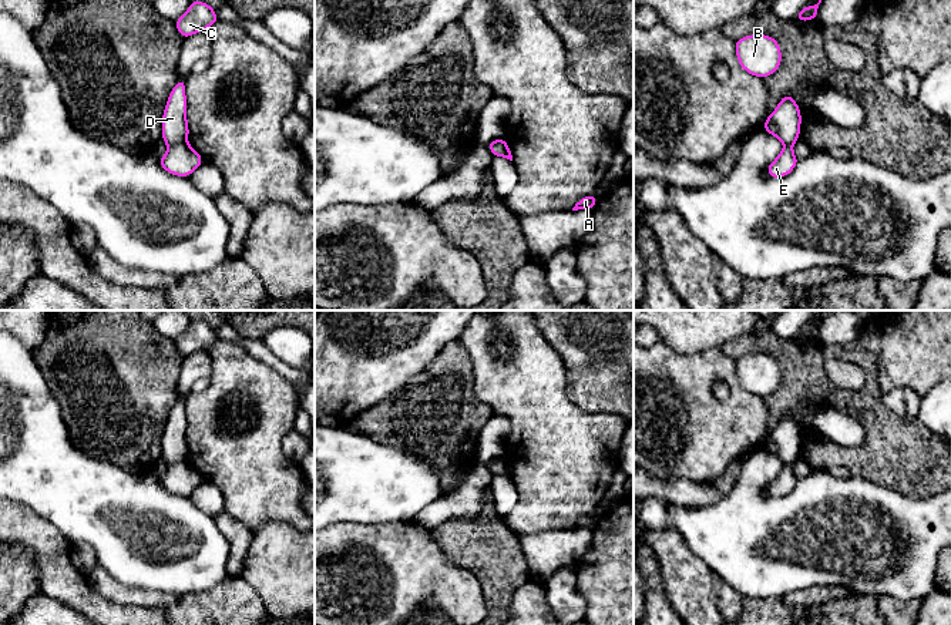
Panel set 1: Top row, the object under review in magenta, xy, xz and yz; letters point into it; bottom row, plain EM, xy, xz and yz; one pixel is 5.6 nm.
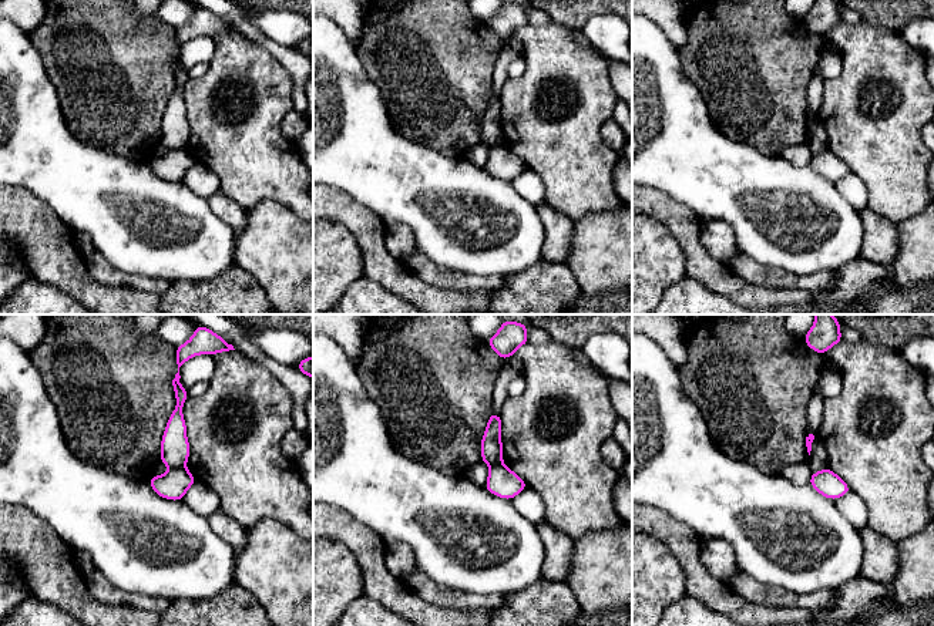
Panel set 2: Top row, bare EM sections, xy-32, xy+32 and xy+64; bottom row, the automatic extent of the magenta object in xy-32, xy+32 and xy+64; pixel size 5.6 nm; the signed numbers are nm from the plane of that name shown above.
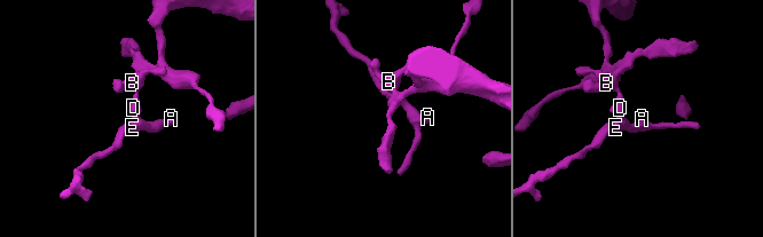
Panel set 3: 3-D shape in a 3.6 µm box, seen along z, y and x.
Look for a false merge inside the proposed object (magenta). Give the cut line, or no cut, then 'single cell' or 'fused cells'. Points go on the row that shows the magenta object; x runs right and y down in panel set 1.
xy (185, 141), (168, 145) | fused cells

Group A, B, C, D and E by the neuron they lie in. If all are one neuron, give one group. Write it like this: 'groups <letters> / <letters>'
groups A E / B C D

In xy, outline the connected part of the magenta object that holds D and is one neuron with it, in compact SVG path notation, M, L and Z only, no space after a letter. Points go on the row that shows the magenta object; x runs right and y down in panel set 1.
M179 78L177 85L171 90L161 125L161 140L164 142L168 145L186 142L189 128L186 121L185 78Z

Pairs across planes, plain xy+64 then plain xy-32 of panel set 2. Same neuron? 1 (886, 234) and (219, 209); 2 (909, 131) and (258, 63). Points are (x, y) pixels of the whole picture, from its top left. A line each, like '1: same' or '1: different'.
1: same
2: same

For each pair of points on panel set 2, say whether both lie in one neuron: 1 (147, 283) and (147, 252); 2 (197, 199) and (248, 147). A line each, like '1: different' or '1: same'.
1: different
2: different

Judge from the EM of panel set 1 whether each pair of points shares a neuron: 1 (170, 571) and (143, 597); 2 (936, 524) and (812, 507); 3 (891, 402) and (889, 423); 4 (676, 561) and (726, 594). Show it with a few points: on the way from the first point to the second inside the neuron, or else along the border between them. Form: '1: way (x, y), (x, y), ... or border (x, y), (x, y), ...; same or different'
1: border (117, 581), (125, 585), (177, 592), (180, 595); different
2: way (904, 524), (843, 524); same
3: border (881, 399), (897, 415), (916, 419); different
4: border (713, 575), (713, 601), (719, 610); different

